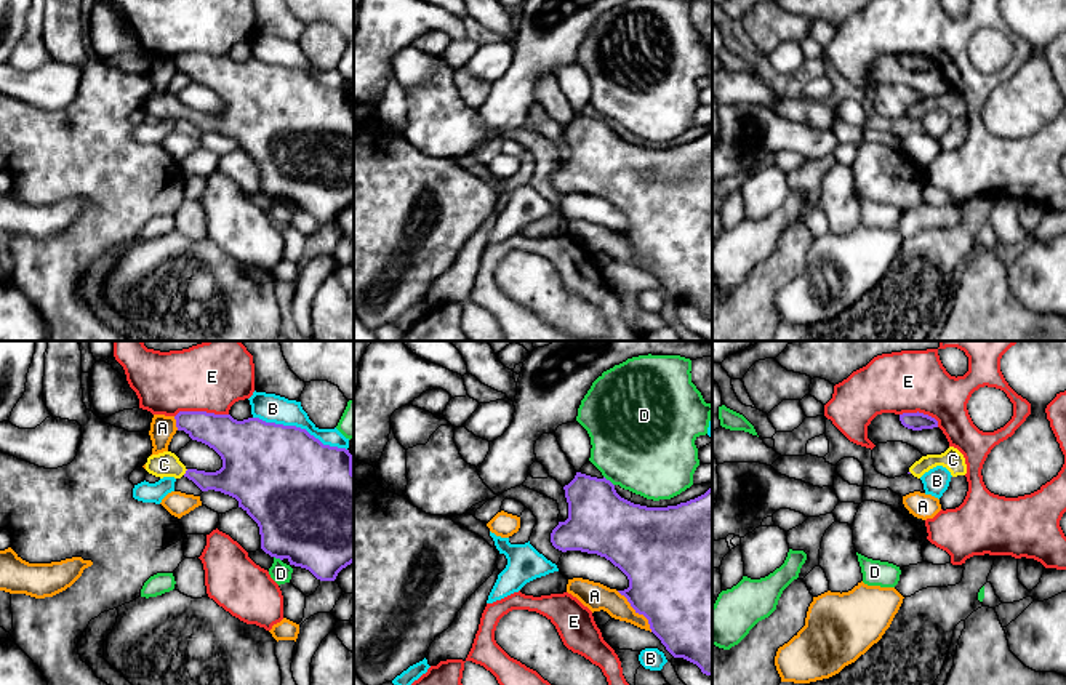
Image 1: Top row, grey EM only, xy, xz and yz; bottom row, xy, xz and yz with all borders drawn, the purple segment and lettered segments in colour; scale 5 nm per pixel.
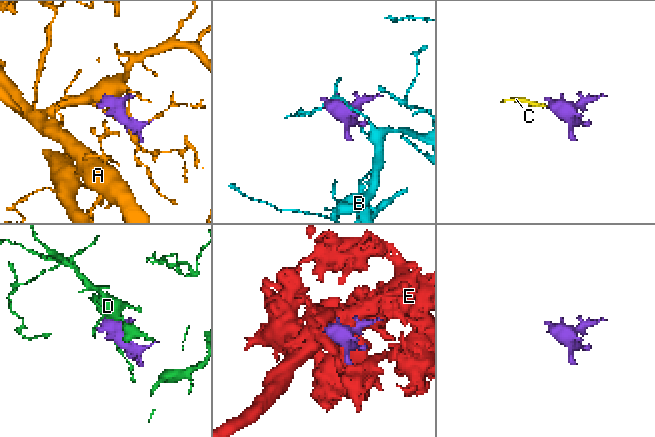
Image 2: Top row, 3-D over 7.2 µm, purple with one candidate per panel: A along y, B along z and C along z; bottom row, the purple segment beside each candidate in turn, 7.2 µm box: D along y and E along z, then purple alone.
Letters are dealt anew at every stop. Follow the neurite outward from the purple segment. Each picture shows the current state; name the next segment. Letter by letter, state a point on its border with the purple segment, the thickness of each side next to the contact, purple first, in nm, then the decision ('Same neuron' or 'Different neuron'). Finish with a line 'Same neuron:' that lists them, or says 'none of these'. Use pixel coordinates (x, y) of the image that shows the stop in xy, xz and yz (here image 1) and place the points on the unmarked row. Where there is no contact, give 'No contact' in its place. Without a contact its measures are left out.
A: Touches purple at xz (637, 253). Thickness 480 nm (purple) against 140 nm. Different neuron
B: Touches purple at xy (300, 69). Thickness 500 nm (purple) against 140 nm. Different neuron
C: Touches purple at xy (186, 114). Thickness 180 nm (purple) against 130 nm. Same neuron
D: Touches purple at xz (609, 122). Thickness 320 nm (purple) against 480 nm. Different neuron
E: Touches purple at xy (200, 53). Thickness 240 nm (purple) against 280 nm. Different neuron
Same neuron: C

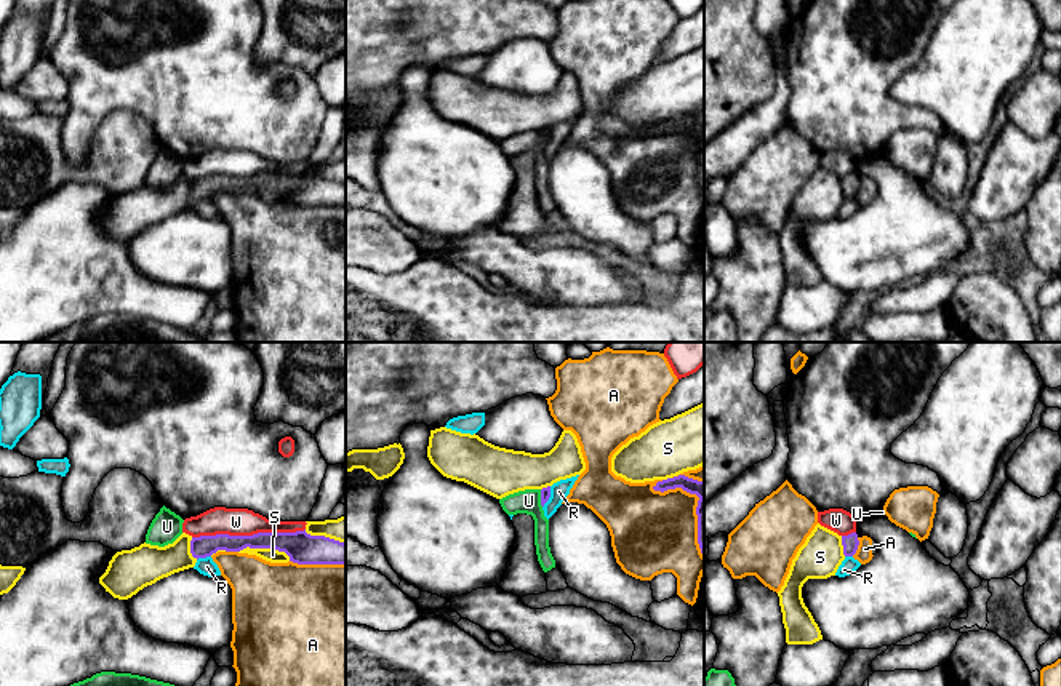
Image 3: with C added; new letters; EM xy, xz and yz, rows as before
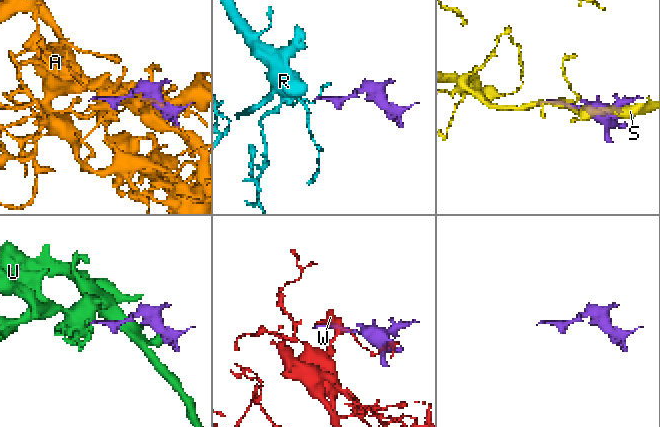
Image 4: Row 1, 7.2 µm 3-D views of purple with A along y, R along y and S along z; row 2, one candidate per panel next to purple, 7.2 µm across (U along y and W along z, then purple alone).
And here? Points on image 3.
A: Touches purple at xy (317, 205). Thickness 160 nm (purple) against 500 nm. Different neuron
R: Touches purple at xy (204, 199). Thickness 110 nm (purple) against 90 nm. Different neuron
S: Touches purple at xy (266, 189). Thickness 160 nm (purple) against 70 nm. Different neuron
U: Touches purple at xz (541, 139). Thickness 50 nm (purple) against 120 nm. Different neuron
W: Touches purple at xy (248, 178). Thickness 140 nm (purple) against 140 nm. Different neuron
Same neuron: none of these

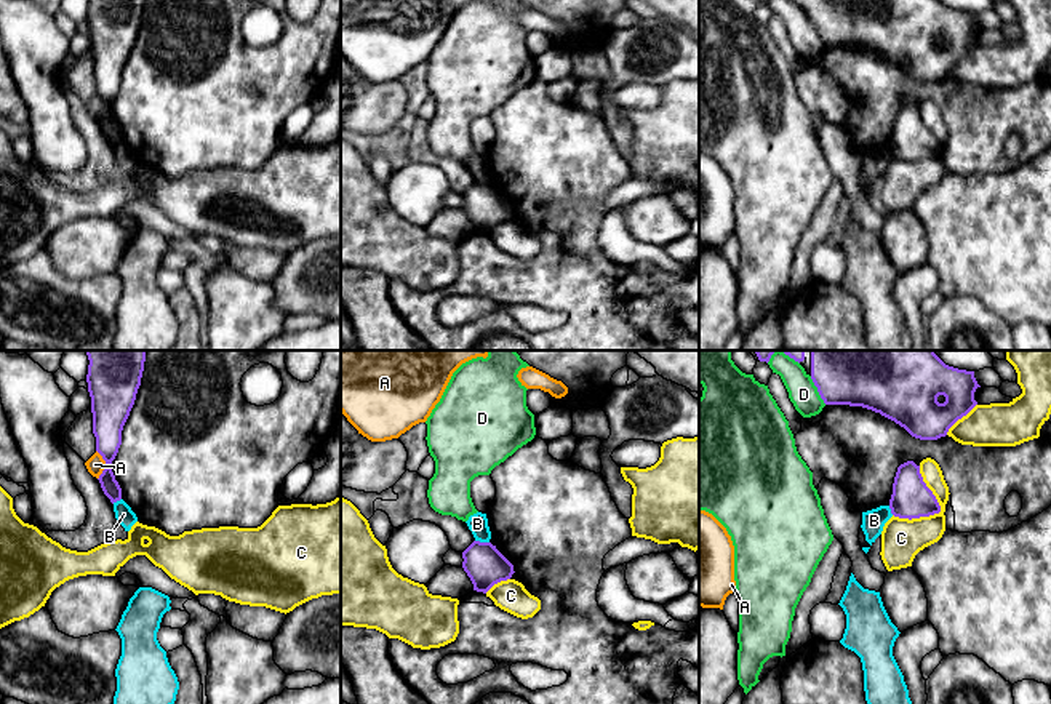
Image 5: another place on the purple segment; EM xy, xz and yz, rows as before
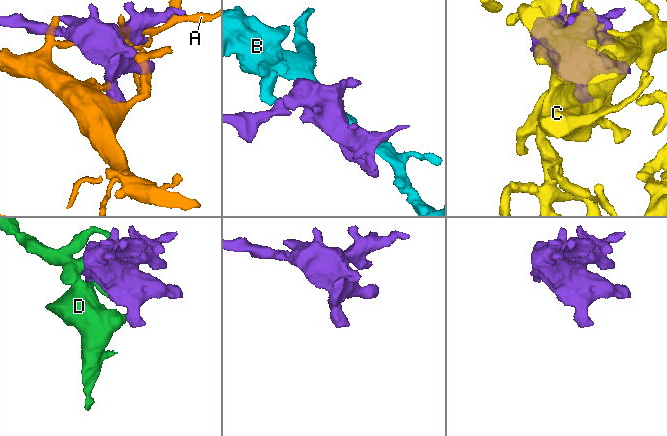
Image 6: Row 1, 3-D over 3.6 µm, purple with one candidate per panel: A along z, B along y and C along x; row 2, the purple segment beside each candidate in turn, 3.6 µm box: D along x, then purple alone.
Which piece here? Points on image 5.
A: Touches purple at xy (106, 106). Thickness 180 nm (purple) against 90 nm. Different neuron
B: Touches purple at xz (482, 184). Thickness 200 nm (purple) against 100 nm. Different neuron
C: Touches purple at yz (939, 152). Thickness 200 nm (purple) against 200 nm. Different neuron
D: Touches purple at yz (818, 32). Thickness 240 nm (purple) against 150 nm. Different neuron
Same neuron: none of these

